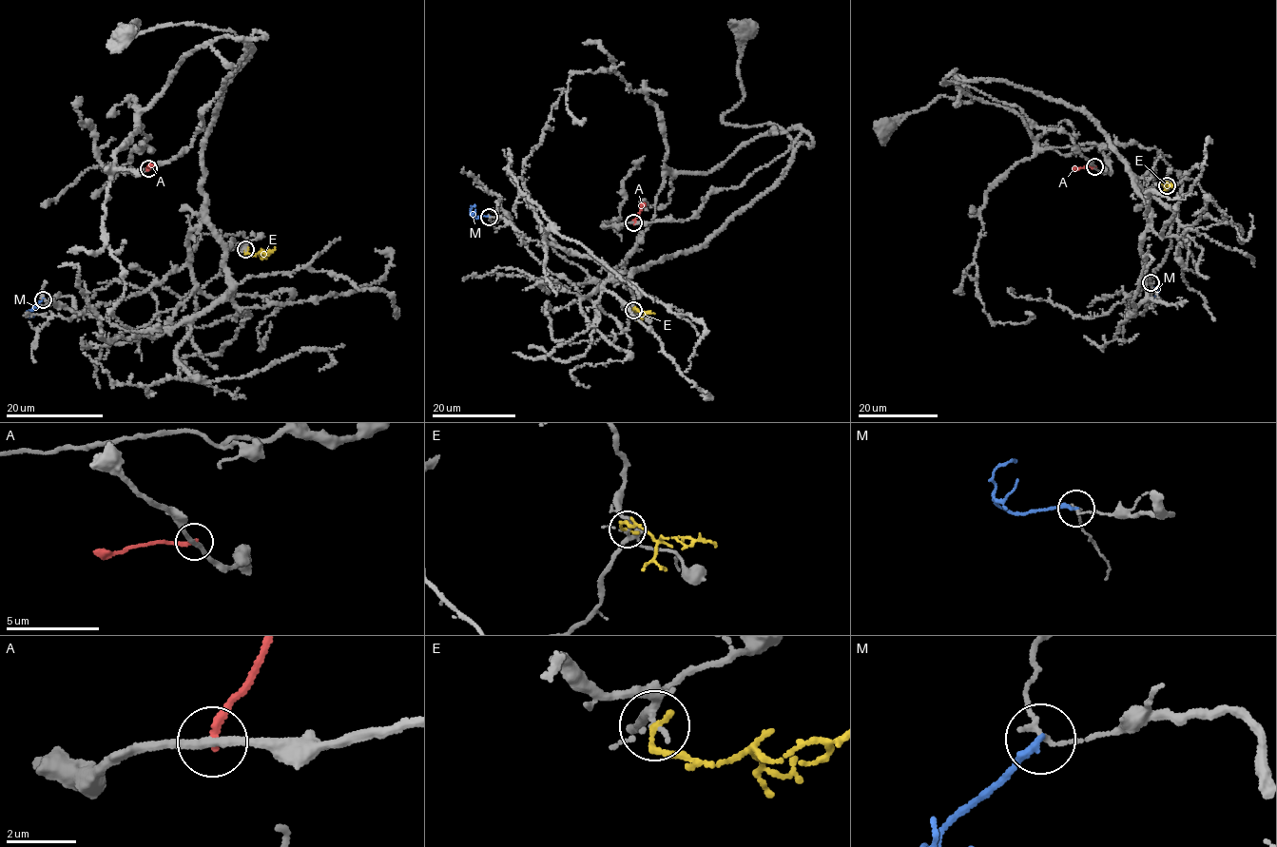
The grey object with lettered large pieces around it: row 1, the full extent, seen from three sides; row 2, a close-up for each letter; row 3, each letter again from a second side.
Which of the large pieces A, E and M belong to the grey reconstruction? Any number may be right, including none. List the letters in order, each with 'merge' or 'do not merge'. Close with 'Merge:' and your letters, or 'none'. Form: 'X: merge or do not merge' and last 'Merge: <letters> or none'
A: do not merge
E: do not merge
M: do not merge
Merge: none

